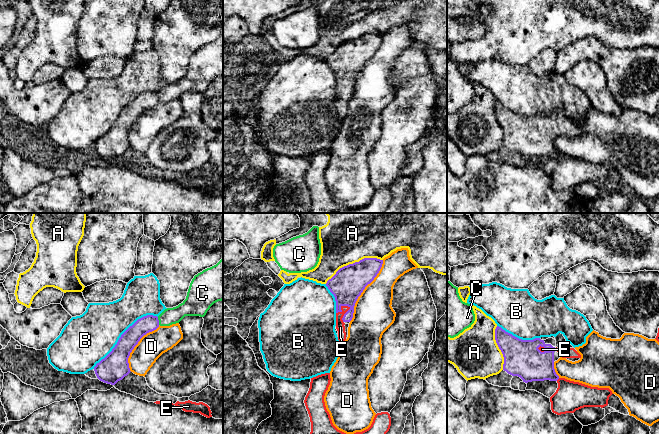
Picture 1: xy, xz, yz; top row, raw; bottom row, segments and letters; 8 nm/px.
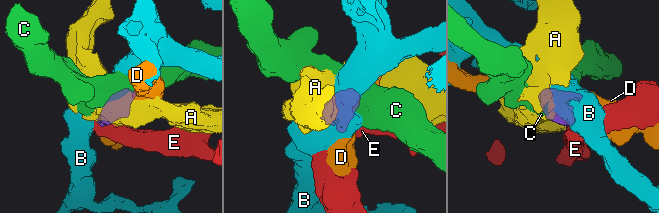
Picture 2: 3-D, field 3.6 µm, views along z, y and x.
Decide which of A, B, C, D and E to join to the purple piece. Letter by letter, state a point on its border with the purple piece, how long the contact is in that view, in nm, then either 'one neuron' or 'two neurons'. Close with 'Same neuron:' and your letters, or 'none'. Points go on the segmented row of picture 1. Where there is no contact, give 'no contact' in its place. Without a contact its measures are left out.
A: contact xz (353, 263); length 500 nm; two neurons
B: contact xy (122, 334); length 650 nm; two neurons
C: contact xy (158, 321); length 70 nm; two neurons
D: contact xz (362, 291); length 550 nm; two neurons
E: contact xz (344, 314); length 150 nm; one neuron
Same neuron: E

